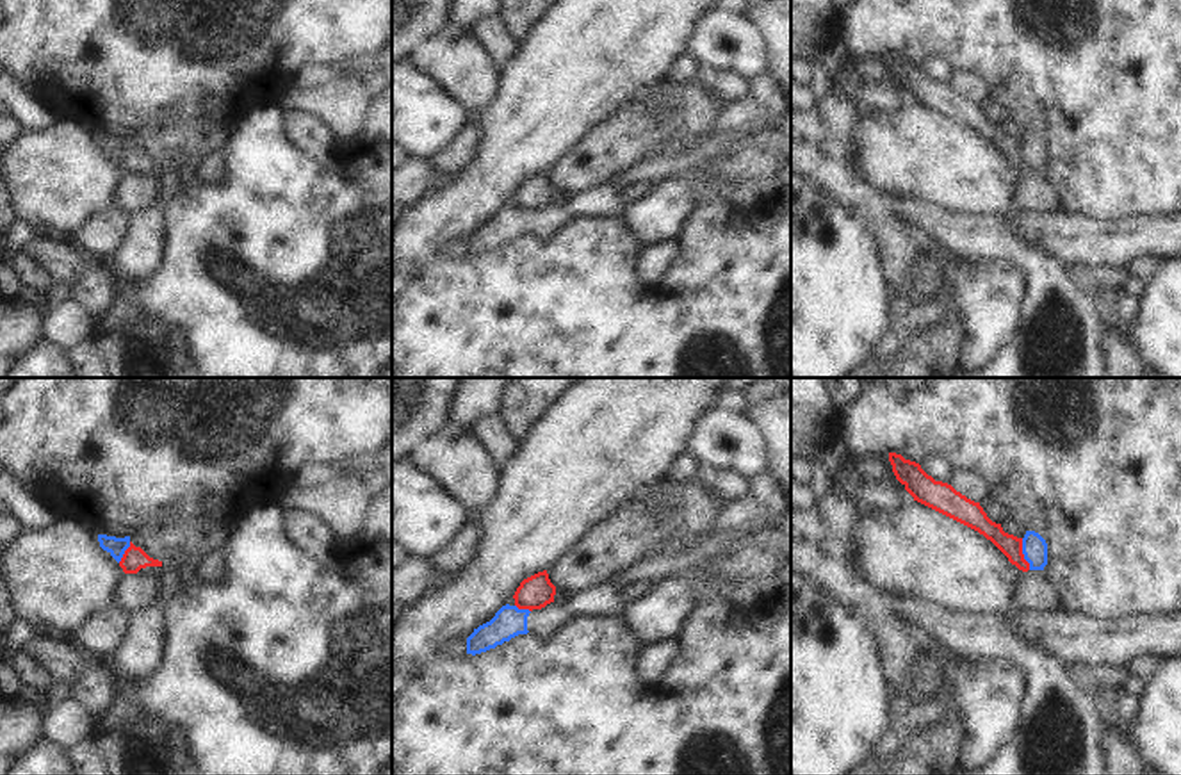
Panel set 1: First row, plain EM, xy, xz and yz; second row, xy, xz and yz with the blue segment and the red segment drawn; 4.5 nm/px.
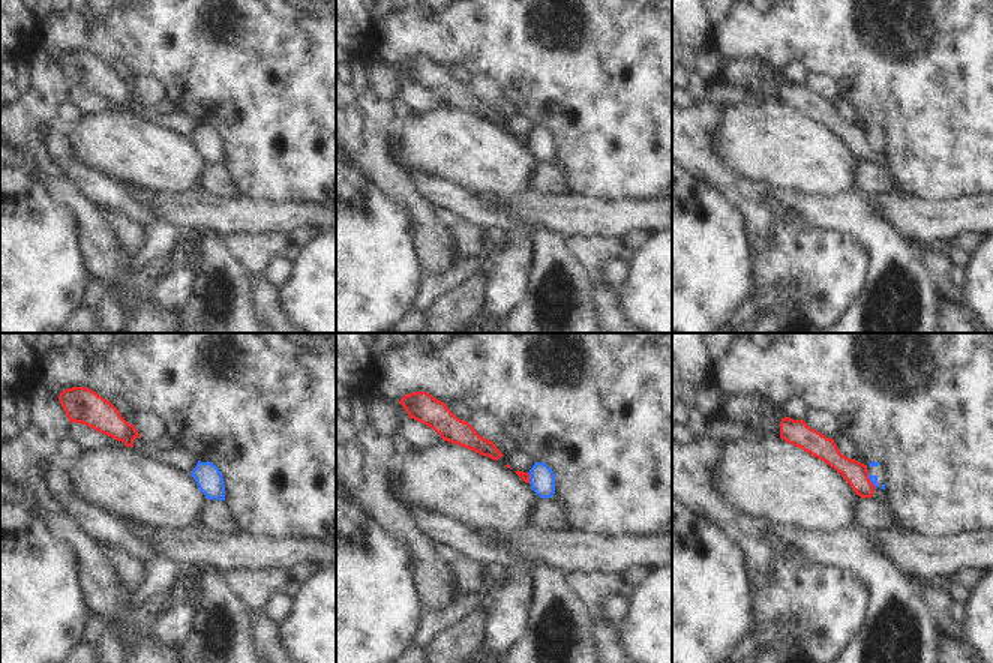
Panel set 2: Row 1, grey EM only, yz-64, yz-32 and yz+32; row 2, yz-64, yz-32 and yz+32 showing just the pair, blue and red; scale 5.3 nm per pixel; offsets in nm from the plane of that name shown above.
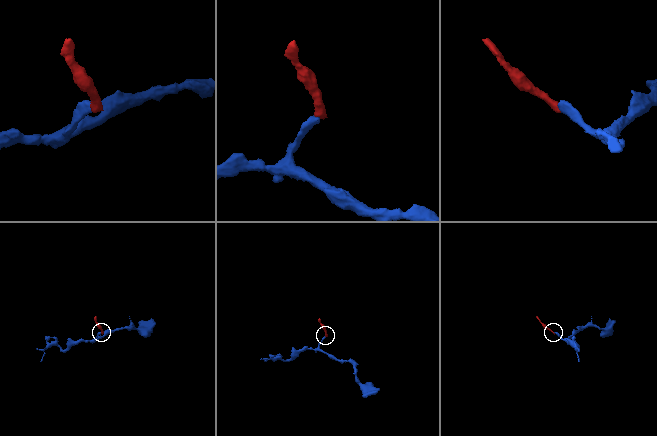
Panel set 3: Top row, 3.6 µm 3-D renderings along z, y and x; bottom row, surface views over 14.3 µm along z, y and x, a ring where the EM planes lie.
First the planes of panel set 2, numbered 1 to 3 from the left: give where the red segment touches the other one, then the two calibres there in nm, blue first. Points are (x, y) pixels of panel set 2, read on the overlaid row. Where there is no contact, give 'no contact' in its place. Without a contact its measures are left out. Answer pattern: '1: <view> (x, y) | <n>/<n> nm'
1: no contact
2: yz-32 (530, 477) | 140/50 nm
3: yz+32 (870, 480) | 50/130 nm

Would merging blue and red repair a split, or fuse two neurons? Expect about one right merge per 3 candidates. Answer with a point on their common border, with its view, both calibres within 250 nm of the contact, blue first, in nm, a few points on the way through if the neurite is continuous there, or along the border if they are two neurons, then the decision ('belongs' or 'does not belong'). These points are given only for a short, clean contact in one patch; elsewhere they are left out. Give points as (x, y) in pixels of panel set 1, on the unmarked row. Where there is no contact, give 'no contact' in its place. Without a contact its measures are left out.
contact yz (1023, 154); calibres 110 and 100 nm; border yz (1021, 139), (1021, 154), (1030, 170); does not belong

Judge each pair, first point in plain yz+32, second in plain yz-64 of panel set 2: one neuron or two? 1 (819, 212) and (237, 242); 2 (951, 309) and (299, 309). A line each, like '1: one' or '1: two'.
1: two
2: two

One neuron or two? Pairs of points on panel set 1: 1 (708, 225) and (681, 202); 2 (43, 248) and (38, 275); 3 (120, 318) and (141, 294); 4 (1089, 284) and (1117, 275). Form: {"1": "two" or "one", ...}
{"1": "two", "2": "two", "3": "two", "4": "one"}

